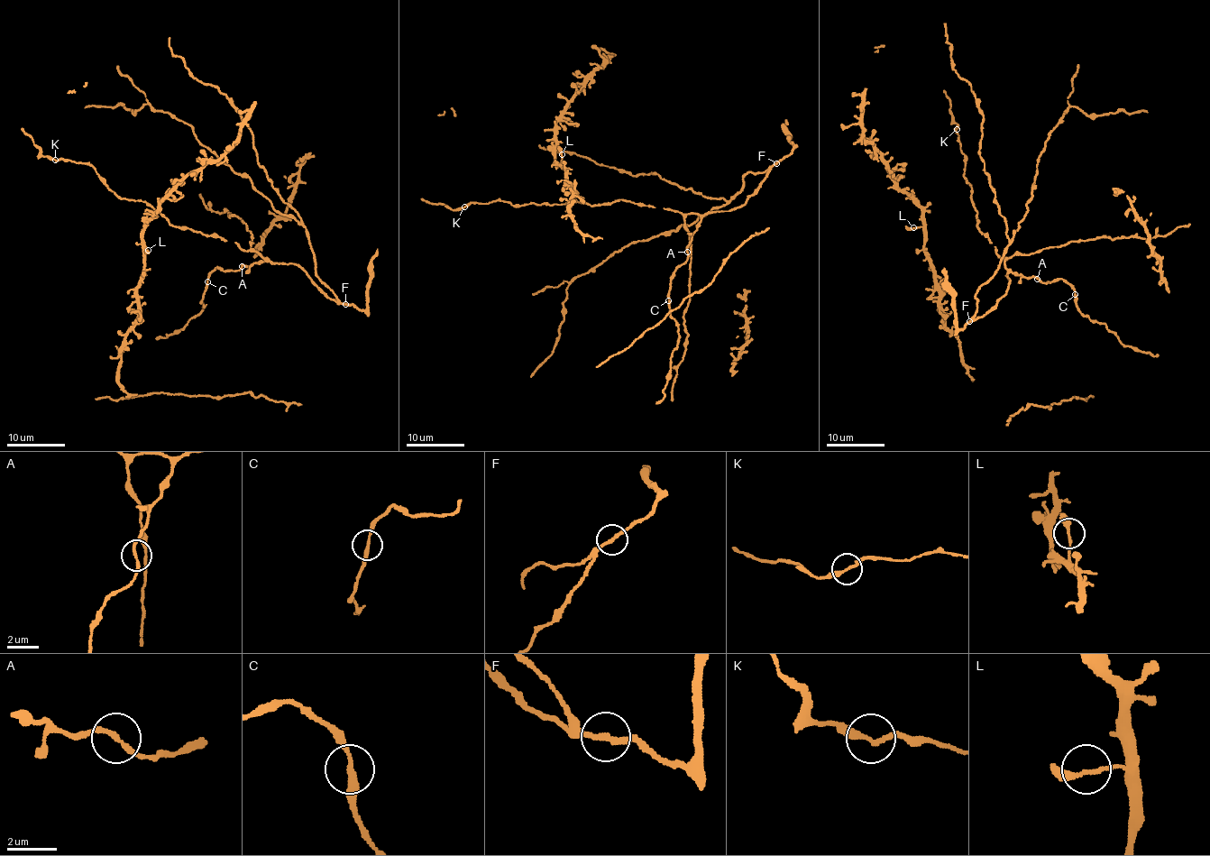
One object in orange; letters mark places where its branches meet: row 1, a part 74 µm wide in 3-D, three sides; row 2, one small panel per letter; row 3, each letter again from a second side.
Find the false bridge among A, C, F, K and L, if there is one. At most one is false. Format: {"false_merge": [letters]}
{"false_merge": []}

